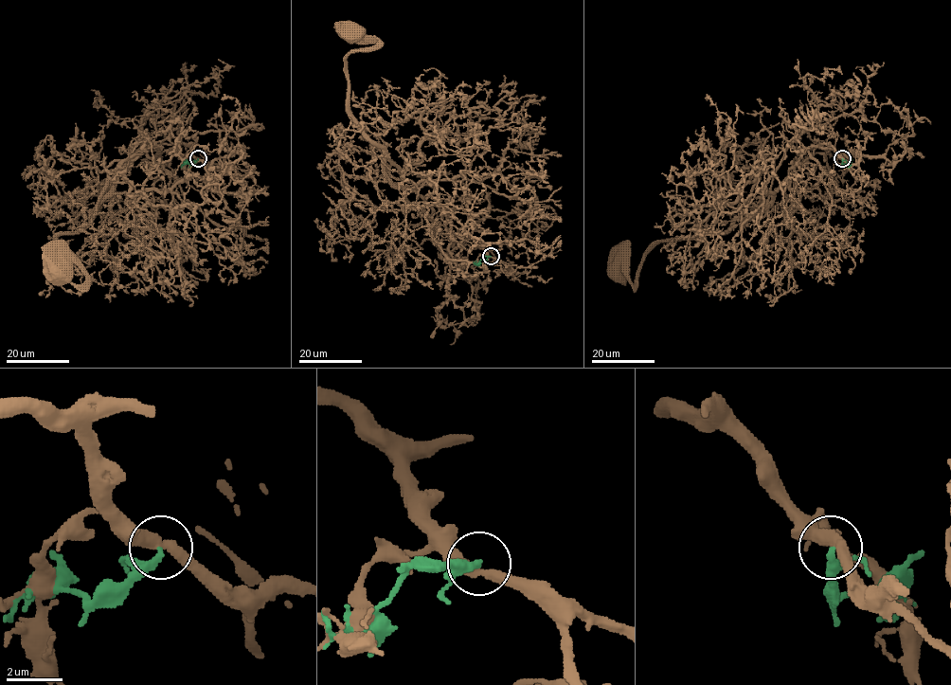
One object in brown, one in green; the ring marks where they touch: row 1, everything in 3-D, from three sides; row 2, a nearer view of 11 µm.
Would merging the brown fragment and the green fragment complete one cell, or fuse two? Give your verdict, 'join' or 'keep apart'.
keep apart

